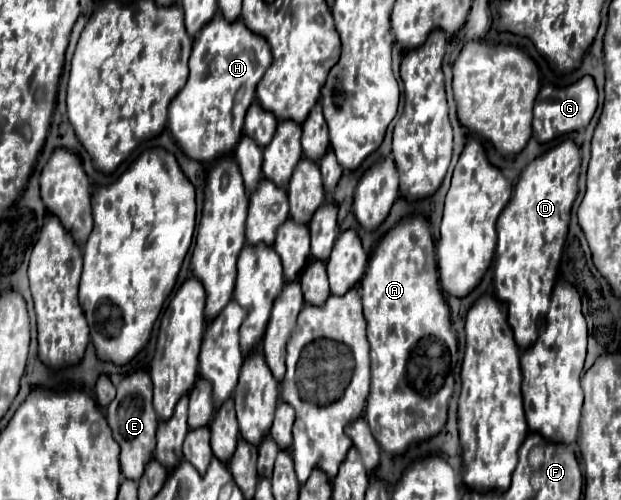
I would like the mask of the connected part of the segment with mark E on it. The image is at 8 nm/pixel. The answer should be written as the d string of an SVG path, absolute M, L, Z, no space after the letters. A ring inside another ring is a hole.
M137 369L117 385L117 397L107 407L107 421L113 431L113 439L121 447L121 471L127 479L139 481L139 477L143 475L145 463L153 457L153 451L155 451L157 413L151 401L153 401L151 377L147 371ZM129 395L135 395L135 397L129 397Z

